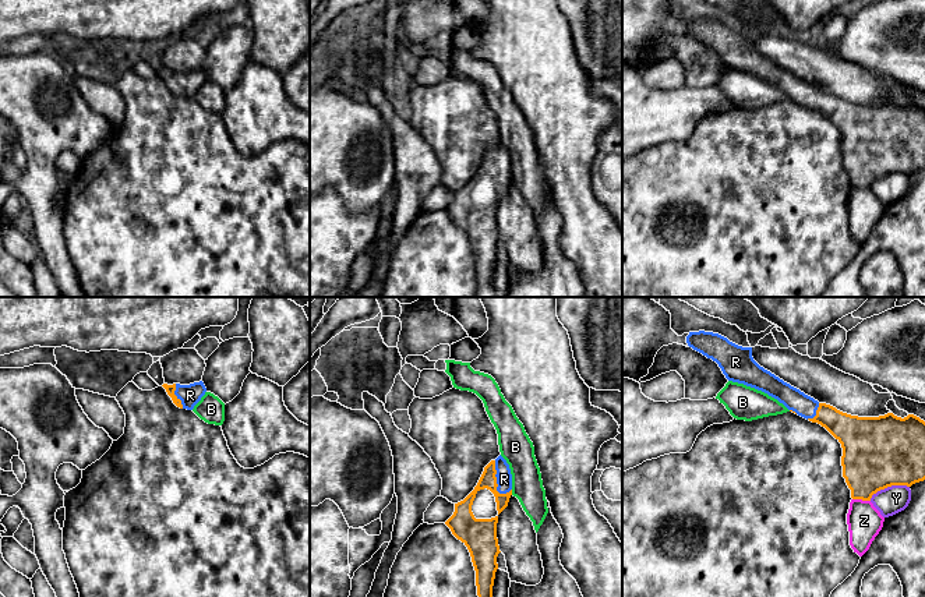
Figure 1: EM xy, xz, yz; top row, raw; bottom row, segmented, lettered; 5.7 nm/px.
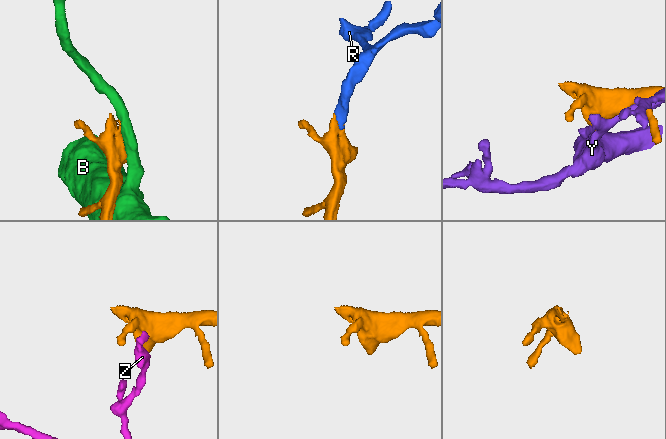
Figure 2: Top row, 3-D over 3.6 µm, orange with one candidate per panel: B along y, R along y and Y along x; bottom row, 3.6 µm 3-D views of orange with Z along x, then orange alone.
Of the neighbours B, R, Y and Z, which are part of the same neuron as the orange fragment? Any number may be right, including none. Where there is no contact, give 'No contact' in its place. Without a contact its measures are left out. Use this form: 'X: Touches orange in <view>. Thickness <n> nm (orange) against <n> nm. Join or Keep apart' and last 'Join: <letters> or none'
B: Touches orange in xz. Thickness 110 nm (orange) against 180 nm. Keep apart
R: Touches orange in xz. Thickness 100 nm (orange) against 100 nm. Join
Y: Touches orange in yz. Thickness 420 nm (orange) against 160 nm. Keep apart
Z: Touches orange in yz. Thickness 360 nm (orange) against 200 nm. Keep apart
Join: R

